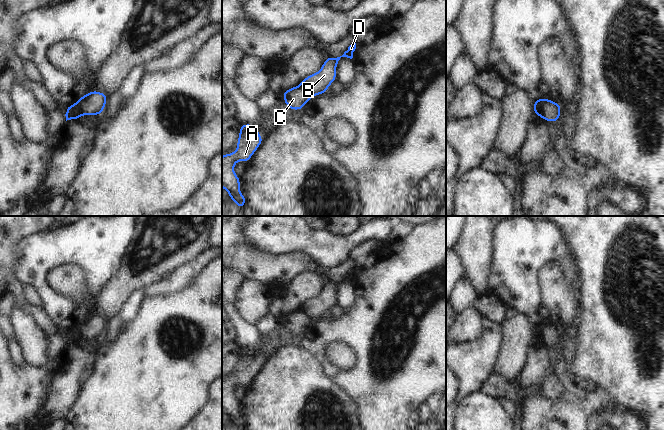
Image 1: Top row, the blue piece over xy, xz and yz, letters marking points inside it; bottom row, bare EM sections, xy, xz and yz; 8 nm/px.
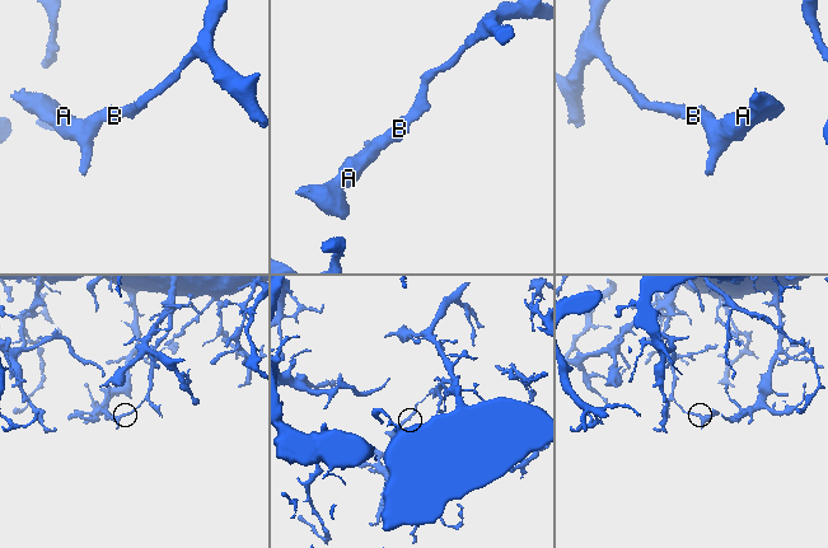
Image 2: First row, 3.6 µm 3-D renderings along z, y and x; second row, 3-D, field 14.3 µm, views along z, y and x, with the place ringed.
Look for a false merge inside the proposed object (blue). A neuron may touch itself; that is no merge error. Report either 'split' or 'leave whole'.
split

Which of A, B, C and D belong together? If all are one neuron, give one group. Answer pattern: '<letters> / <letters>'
A C / B D

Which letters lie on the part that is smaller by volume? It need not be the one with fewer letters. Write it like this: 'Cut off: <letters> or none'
Cut off: A, C

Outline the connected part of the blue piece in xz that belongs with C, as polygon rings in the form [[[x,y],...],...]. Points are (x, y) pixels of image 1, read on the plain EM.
[[[294,310],[286,314],[281,322],[285,324],[285,329],[290,334],[302,334],[311,321],[301,310]]]

